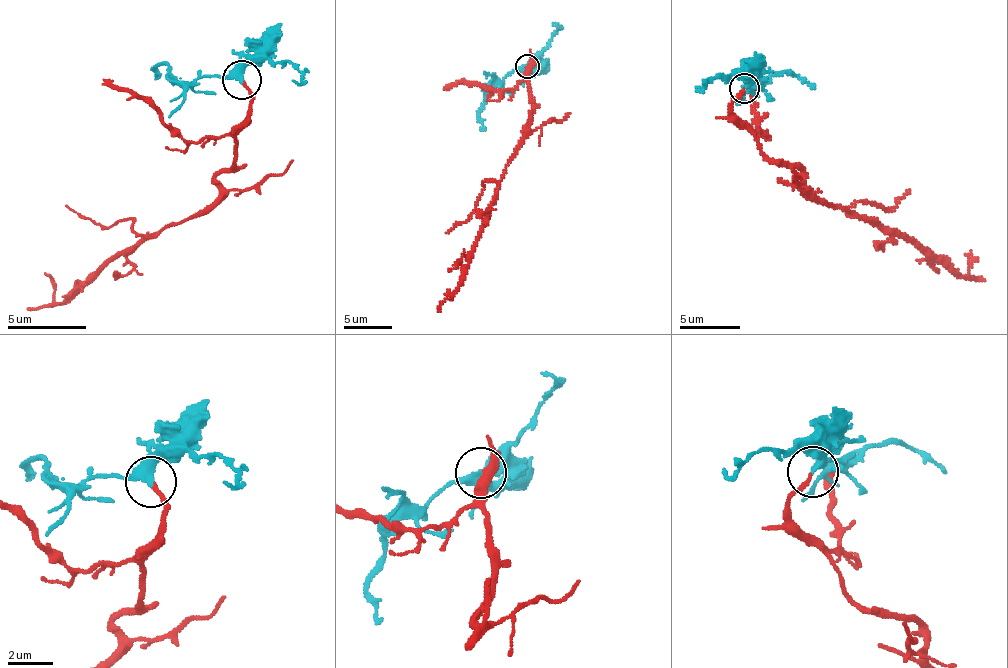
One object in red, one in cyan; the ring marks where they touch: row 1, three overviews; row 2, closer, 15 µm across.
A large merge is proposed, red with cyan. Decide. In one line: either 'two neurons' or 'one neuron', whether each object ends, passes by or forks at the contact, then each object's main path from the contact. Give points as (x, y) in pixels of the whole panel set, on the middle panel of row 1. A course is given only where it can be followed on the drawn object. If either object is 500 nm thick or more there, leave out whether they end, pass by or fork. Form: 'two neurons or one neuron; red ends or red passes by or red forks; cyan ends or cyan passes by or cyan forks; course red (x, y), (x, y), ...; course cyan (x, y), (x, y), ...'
one neuron; red ends; cyan passes by; course red (527, 65), (533, 60), (527, 134), (506, 167), (466, 273), (438, 311); course cyan (527, 65), (497, 84), (486, 94), (481, 130)

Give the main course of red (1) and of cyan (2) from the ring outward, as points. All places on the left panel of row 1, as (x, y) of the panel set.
1: (242, 79), (251, 97), (248, 117), (235, 167), (218, 177), (218, 200), (120, 251), (56, 304), (25, 309)
2: (242, 79), (188, 82), (171, 70), (164, 61), (153, 78)

